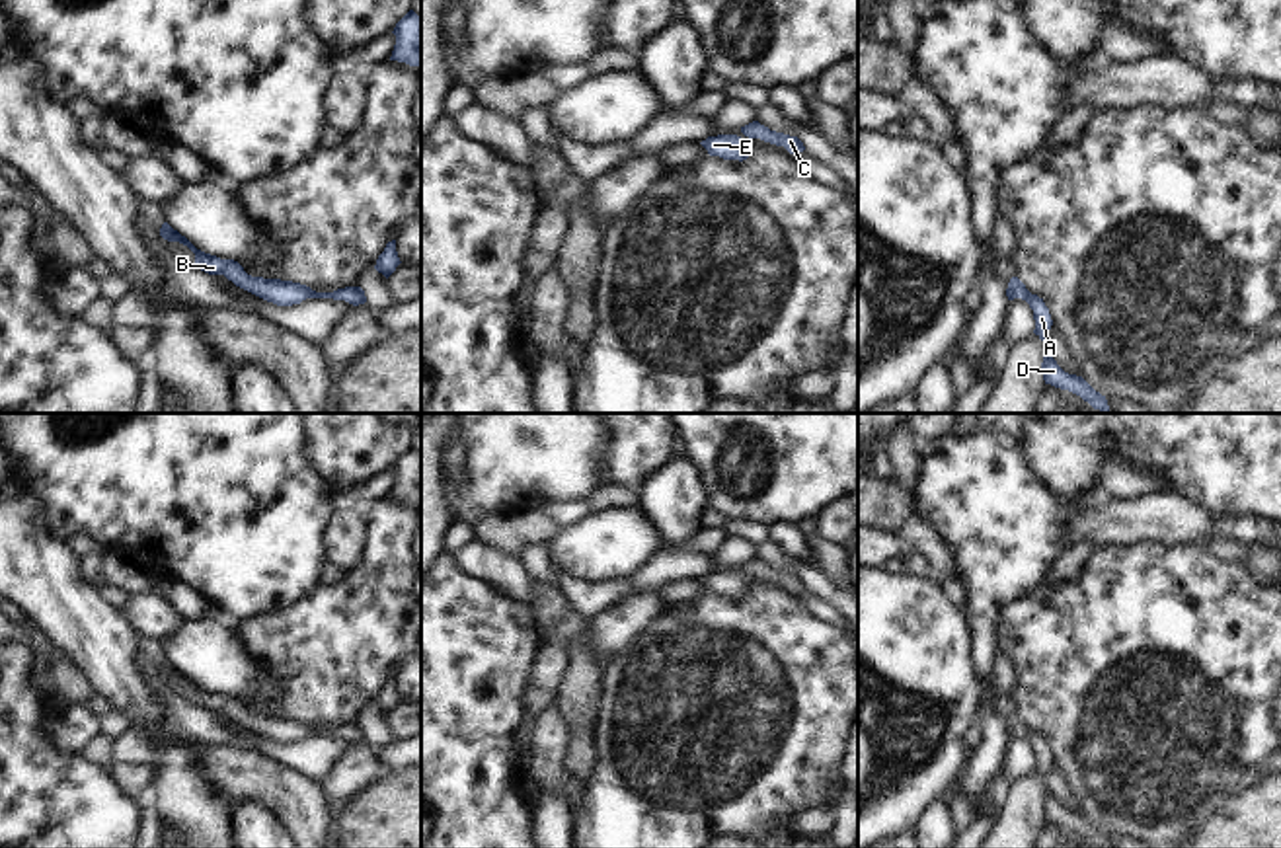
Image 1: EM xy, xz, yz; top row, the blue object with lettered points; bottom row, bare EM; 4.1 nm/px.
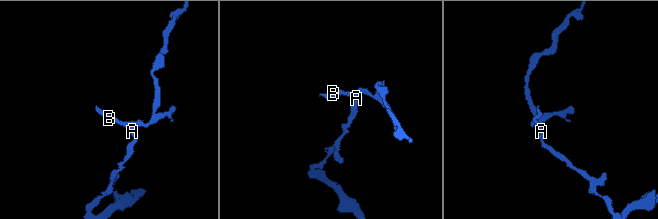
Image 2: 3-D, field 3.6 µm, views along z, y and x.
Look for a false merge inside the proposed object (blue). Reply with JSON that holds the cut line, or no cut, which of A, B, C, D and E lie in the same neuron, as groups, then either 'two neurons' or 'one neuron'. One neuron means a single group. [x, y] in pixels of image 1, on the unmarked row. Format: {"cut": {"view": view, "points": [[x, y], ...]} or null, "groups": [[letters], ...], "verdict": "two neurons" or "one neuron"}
{"cut": null, "groups": [["A", "B", "C", "D", "E"]], "verdict": "one neuron"}

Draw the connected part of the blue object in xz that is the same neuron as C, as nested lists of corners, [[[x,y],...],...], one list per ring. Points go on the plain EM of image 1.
[[[753,558],[745,563],[741,563],[741,569],[749,575],[760,575],[764,579],[784,583],[790,591],[799,591],[805,587],[803,579],[797,573],[770,567],[768,563],[760,561],[758,558]]]

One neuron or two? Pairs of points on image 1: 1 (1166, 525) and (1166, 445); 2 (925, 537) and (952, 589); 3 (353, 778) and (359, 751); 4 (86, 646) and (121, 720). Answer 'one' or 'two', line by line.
1: two
2: two
3: one
4: two

